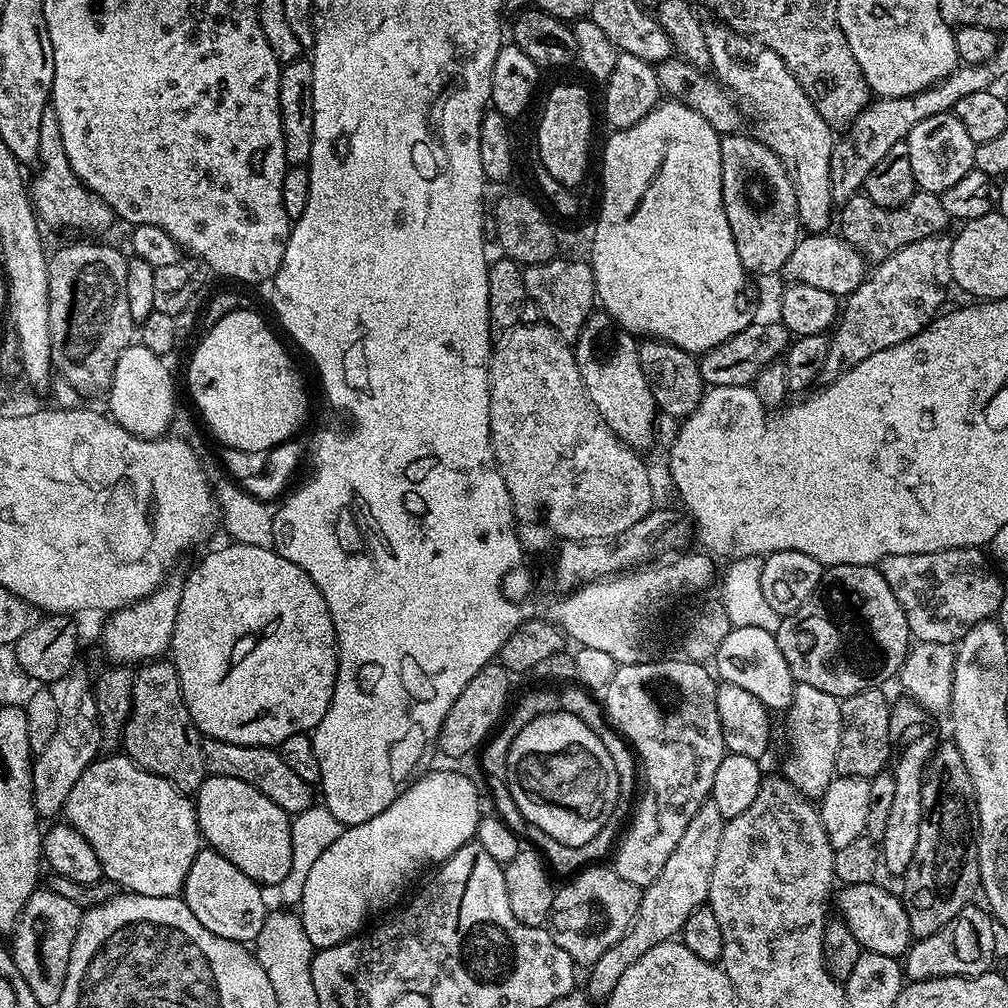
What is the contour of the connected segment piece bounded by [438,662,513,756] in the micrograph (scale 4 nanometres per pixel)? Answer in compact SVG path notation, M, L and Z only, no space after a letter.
M499 662L486 665L458 694L458 702L450 706L450 714L440 727L438 745L448 756L464 756L467 752L472 752L481 747L493 735L494 729L505 719L506 709L509 707L508 691L512 688L513 677L507 668Z

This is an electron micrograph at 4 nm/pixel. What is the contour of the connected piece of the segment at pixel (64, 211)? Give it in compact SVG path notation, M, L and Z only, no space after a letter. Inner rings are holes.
M51 110L42 114L38 154L40 159L35 169L36 177L30 180L32 207L37 217L45 225L57 224L60 228L73 228L76 232L106 231L114 221L112 208L106 206L106 202L102 202L102 198L98 198L98 194L94 194L74 174L70 158L66 158L66 146L62 146L62 130L58 130L58 118Z

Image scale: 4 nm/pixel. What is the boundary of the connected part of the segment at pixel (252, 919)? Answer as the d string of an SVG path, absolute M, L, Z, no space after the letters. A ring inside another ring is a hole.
M210 846L201 847L199 854L194 858L190 870L186 874L182 898L186 906L194 913L194 918L210 930L218 938L237 940L247 945L258 938L258 930L262 930L262 922L270 911L269 905L264 905L264 896L261 885L254 883L230 858L222 858Z

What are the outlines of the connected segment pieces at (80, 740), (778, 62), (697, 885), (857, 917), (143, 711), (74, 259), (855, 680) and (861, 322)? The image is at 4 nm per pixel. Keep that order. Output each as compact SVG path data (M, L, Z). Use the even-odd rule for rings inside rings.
M79 670L73 671L63 681L64 692L59 693L60 713L58 714L58 731L54 738L32 761L32 797L36 807L36 815L59 817L64 810L64 803L74 790L74 782L82 778L82 774L102 752L102 733L100 719L96 709L96 693L93 681Z
M710 22L704 24L704 33L706 34L706 50L710 50L710 68L713 72L715 79L719 80L729 92L732 93L733 97L742 105L743 111L748 112L756 119L756 132L755 135L761 140L762 143L770 150L774 150L774 154L778 154L778 158L782 162L782 166L786 166L788 171L788 177L790 182L794 186L794 198L798 202L798 218L800 219L800 227L805 233L808 234L824 234L829 231L828 223L833 223L834 220L834 208L832 212L832 203L834 203L834 197L832 195L832 145L834 143L834 132L833 125L830 125L824 121L822 114L818 114L818 110L814 106L814 102L806 94L806 90L803 88L798 81L794 78L794 74L791 70L784 65L784 59L778 54L774 54L774 50L770 50L765 44L758 44L755 40L739 33L735 28L723 23L715 22L716 24L710 24Z
M710 800L705 801L698 813L694 814L658 878L643 889L638 914L635 915L632 926L628 928L623 938L598 958L598 962L587 969L586 995L589 1000L593 1002L607 1000L618 978L622 978L622 974L630 965L642 958L647 950L673 939L693 910L707 901L710 874L713 873L725 823L724 816L720 815L718 808Z
M880 882L871 884L845 884L835 893L834 908L839 919L850 926L850 934L858 938L861 949L874 954L903 957L913 943L910 918L904 909L904 901ZM841 891L841 892L840 892Z
M157 658L141 663L135 669L132 677L132 713L124 724L122 748L135 764L166 778L179 792L194 794L202 786L206 775L204 740L190 718L190 710L182 698L178 670L171 659Z
M72 244L69 248L60 248L48 258L48 313L50 314L50 350L52 351L53 369L74 386L84 398L90 398L95 392L107 393L112 386L114 366L118 366L118 358L128 349L134 340L134 321L130 318L130 306L126 302L126 266L129 257L123 256L116 248L108 244Z
M833 564L825 567L820 573L820 585L814 590L814 594L810 598L806 598L806 602L802 602L802 606L798 606L796 612L791 612L789 616L781 619L774 635L778 642L778 650L782 650L782 658L786 658L786 666L790 666L793 681L796 684L805 684L814 686L818 690L826 690L826 694L837 698L853 696L867 688L879 688L885 683L883 680L888 680L891 676L893 679L899 673L910 649L910 633L906 614L902 610L902 606L898 606L898 598L894 598L894 592L890 590L890 586L886 586L886 578L882 578L879 567L870 564Z
M941 234L927 236L918 242L910 242L902 246L885 260L879 261L876 268L867 273L866 279L843 301L838 312L838 319L831 329L826 360L818 377L821 385L832 384L846 370L854 370L858 362L866 362L870 354L878 354L878 350L886 350L898 346L904 340L914 338L923 328L936 319L938 313L945 307L944 295L952 284L950 274L950 250L952 249L952 236Z

